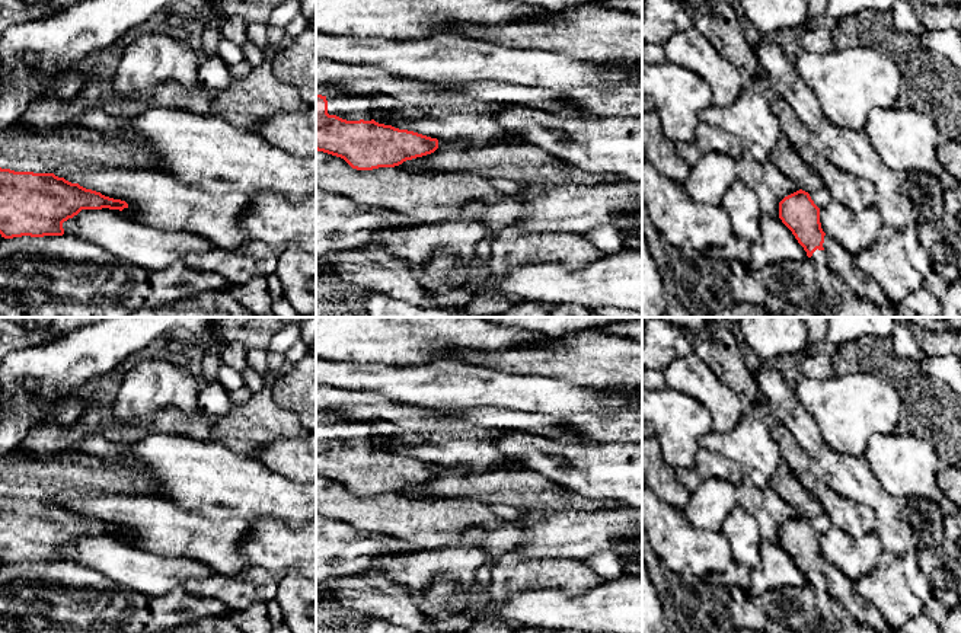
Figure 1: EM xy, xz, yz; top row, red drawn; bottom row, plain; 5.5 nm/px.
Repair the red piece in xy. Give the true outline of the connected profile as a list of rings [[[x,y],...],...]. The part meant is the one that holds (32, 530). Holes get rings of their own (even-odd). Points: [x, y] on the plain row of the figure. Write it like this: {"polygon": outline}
{"polygon": [[[0,493],[0,560],[4,565],[63,562],[63,549],[82,536],[128,534],[121,525],[71,509],[54,499]]]}

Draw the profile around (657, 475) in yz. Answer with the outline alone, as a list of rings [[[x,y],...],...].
[[[655,437],[642,438],[642,482],[677,509],[684,509],[690,499],[690,493],[677,480],[676,470],[664,461]]]

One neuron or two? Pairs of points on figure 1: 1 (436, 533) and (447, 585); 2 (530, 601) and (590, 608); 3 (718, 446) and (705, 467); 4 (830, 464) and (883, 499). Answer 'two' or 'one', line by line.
1: two
2: one
3: two
4: one

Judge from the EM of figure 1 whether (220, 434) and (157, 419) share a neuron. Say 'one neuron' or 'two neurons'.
one neuron

